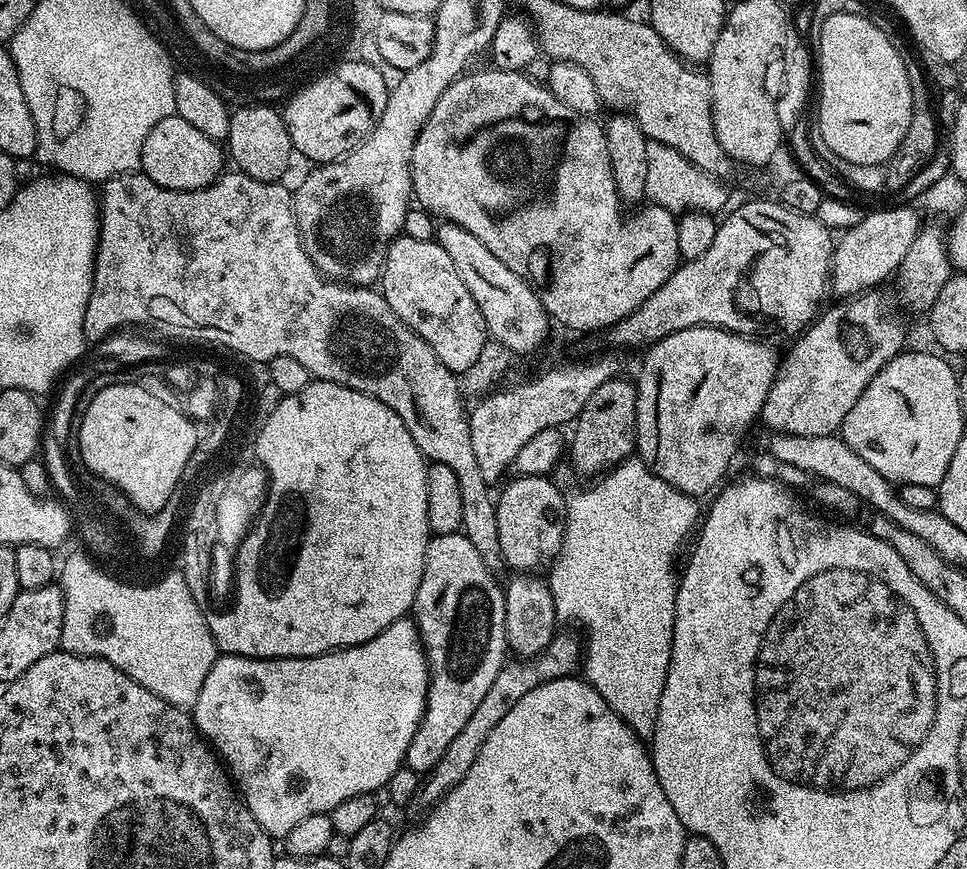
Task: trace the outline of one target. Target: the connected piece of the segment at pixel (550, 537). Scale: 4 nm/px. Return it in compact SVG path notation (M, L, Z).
M517 475L515 479L509 479L503 485L505 488L498 492L496 500L500 558L505 565L513 568L513 573L532 574L560 548L560 535L563 532L565 535L566 524L562 516L560 521L556 507L565 503L566 496L560 493L559 486L548 476Z

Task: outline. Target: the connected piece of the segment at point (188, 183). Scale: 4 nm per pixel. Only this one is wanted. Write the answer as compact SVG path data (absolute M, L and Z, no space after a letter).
M178 115L167 116L154 126L142 140L140 168L158 186L170 190L198 190L208 184L213 184L225 171L226 152L217 141L206 138L202 130L190 126L186 118Z

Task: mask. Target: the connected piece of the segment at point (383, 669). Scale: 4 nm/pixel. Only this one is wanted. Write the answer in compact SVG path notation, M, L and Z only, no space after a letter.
M405 618L394 622L386 630L382 630L382 634L370 638L370 642L359 644L353 648L342 648L338 652L323 652L321 656L285 656L282 660L255 660L249 656L217 655L214 666L210 666L210 674L206 674L206 682L202 682L202 690L198 690L198 702L191 708L190 715L193 722L196 724L196 729L200 731L200 735L208 741L217 757L222 761L225 769L230 773L239 795L242 797L245 806L250 810L250 814L254 814L254 818L263 826L264 831L267 832L269 836L273 838L283 838L286 834L290 834L290 830L294 830L294 826L298 826L298 822L302 822L302 818L310 818L310 814L318 814L319 812L331 813L332 808L338 806L338 802L346 802L346 798L354 798L358 794L373 794L379 787L387 785L390 774L394 774L394 770L398 770L404 764L404 756L408 752L410 738L414 738L414 730L418 728L418 722L424 713L427 697L428 659L424 656L424 645L420 643L420 631L416 628L415 619Z

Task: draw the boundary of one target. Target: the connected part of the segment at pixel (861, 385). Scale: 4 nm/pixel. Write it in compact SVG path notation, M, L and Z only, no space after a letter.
M884 290L862 292L841 299L833 308L825 307L795 337L796 345L785 356L783 353L760 411L759 419L762 424L764 420L769 433L811 436L839 433L846 414L850 414L854 402L858 402L878 370L905 351L904 320L896 316L893 297L880 291Z

